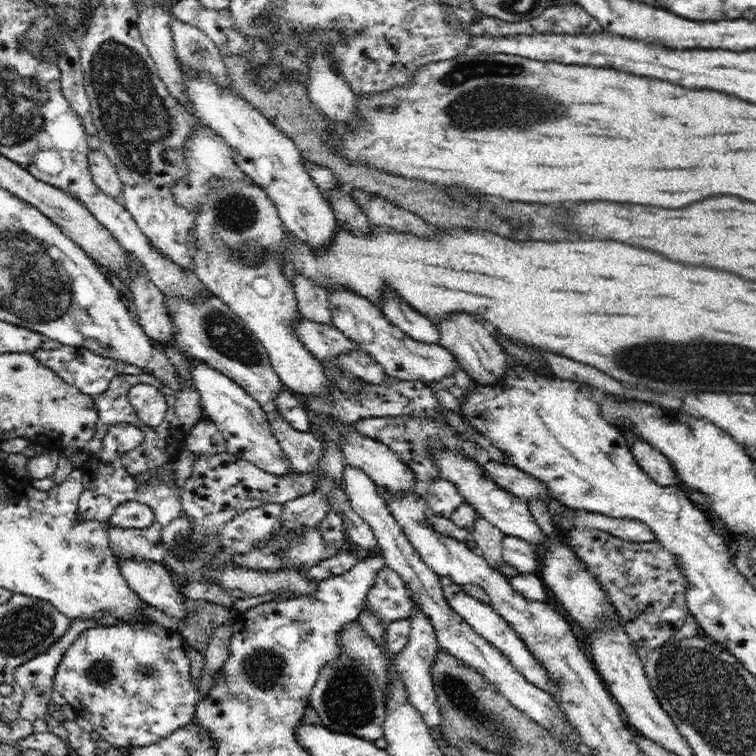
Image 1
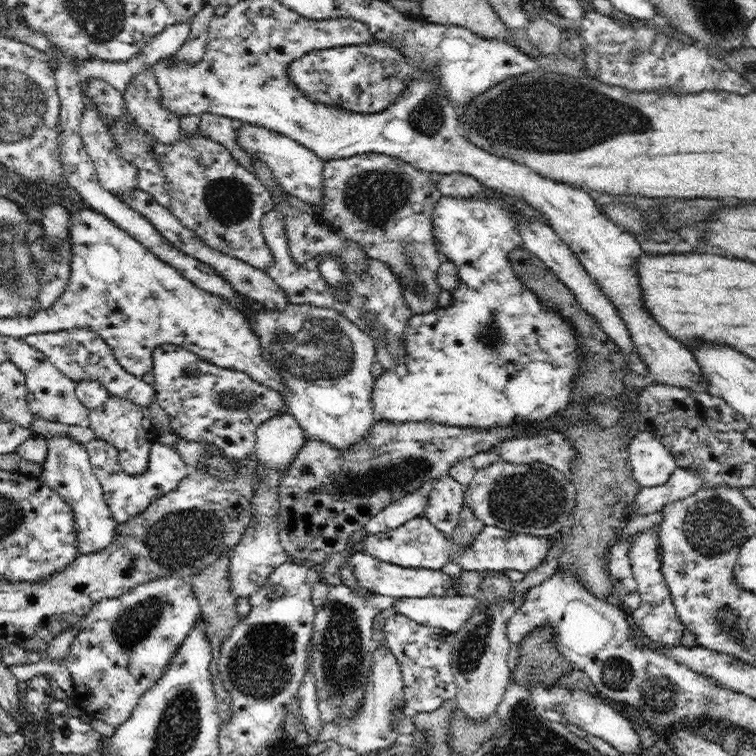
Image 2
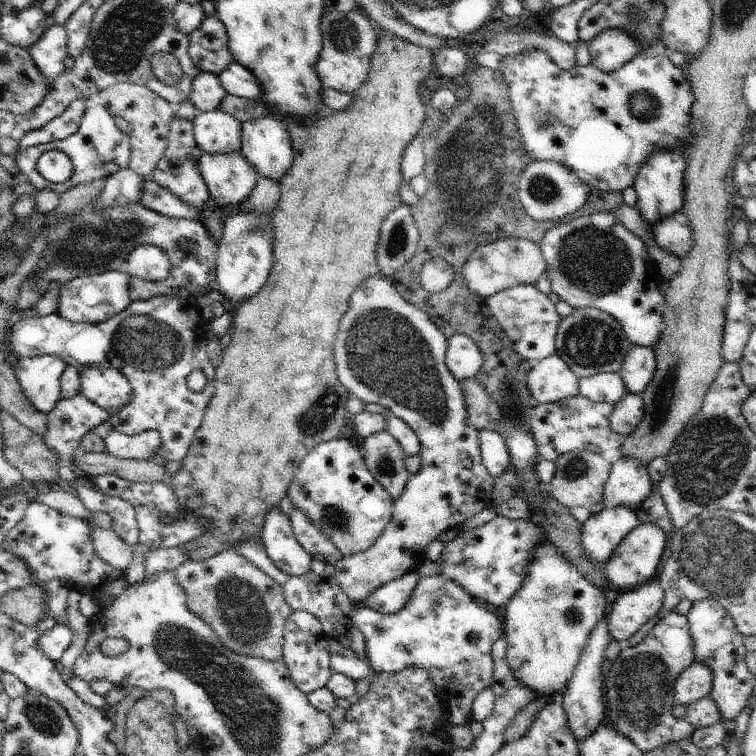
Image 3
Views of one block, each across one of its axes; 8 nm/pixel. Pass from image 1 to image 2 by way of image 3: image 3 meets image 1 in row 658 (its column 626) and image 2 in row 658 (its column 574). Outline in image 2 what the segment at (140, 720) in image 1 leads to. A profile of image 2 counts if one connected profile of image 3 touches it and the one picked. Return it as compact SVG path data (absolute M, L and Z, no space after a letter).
M158 576L156 580L134 586L118 598L102 598L96 602L88 616L69 627L78 627L78 634L72 638L70 652L66 657L74 684L74 693L70 698L75 707L84 712L86 718L96 718L115 729L126 723L140 698L169 670L182 640L188 636L199 618L200 609L190 580L179 576Z

